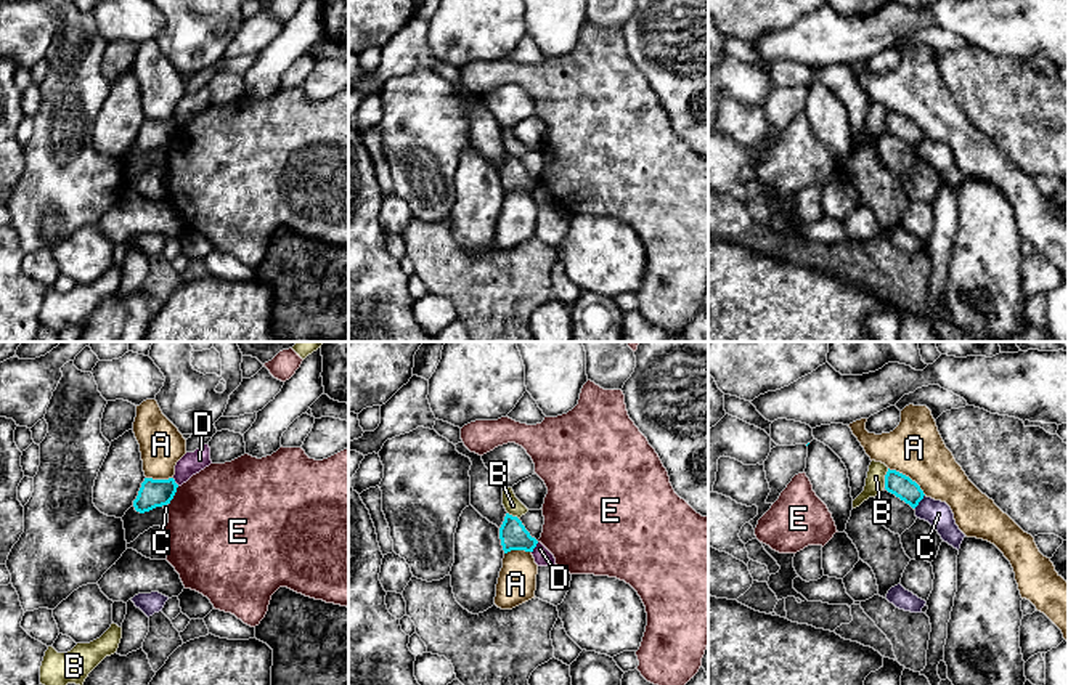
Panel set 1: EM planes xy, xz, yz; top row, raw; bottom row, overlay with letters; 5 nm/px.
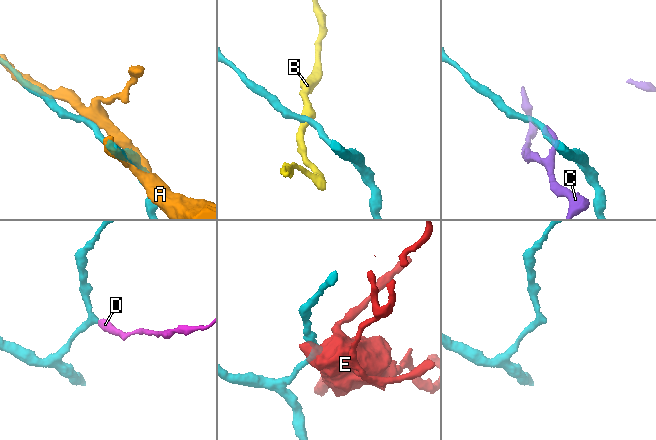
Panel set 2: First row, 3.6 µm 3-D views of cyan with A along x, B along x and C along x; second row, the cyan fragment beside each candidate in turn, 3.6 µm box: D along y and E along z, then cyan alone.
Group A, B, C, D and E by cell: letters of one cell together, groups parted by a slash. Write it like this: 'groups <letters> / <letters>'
groups A / B / C / D / E

